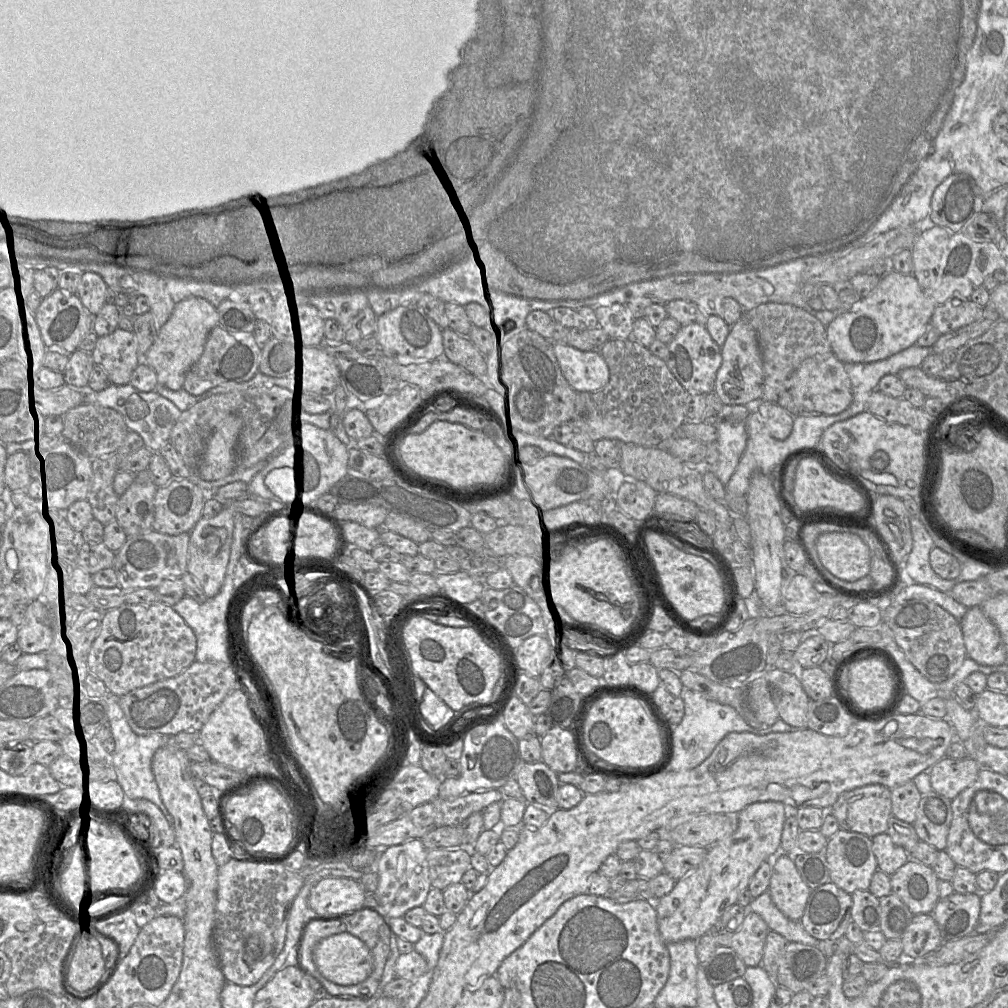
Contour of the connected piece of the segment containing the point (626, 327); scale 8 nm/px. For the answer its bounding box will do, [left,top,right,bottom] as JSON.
[595,304,634,340]

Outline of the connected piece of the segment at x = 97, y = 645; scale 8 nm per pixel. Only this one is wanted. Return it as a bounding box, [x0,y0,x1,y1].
[91,602,197,696]

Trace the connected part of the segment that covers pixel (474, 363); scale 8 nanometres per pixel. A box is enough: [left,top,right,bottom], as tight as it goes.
[443,331,486,376]

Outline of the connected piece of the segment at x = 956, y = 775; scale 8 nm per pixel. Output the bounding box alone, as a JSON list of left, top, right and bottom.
[930,758,982,800]

